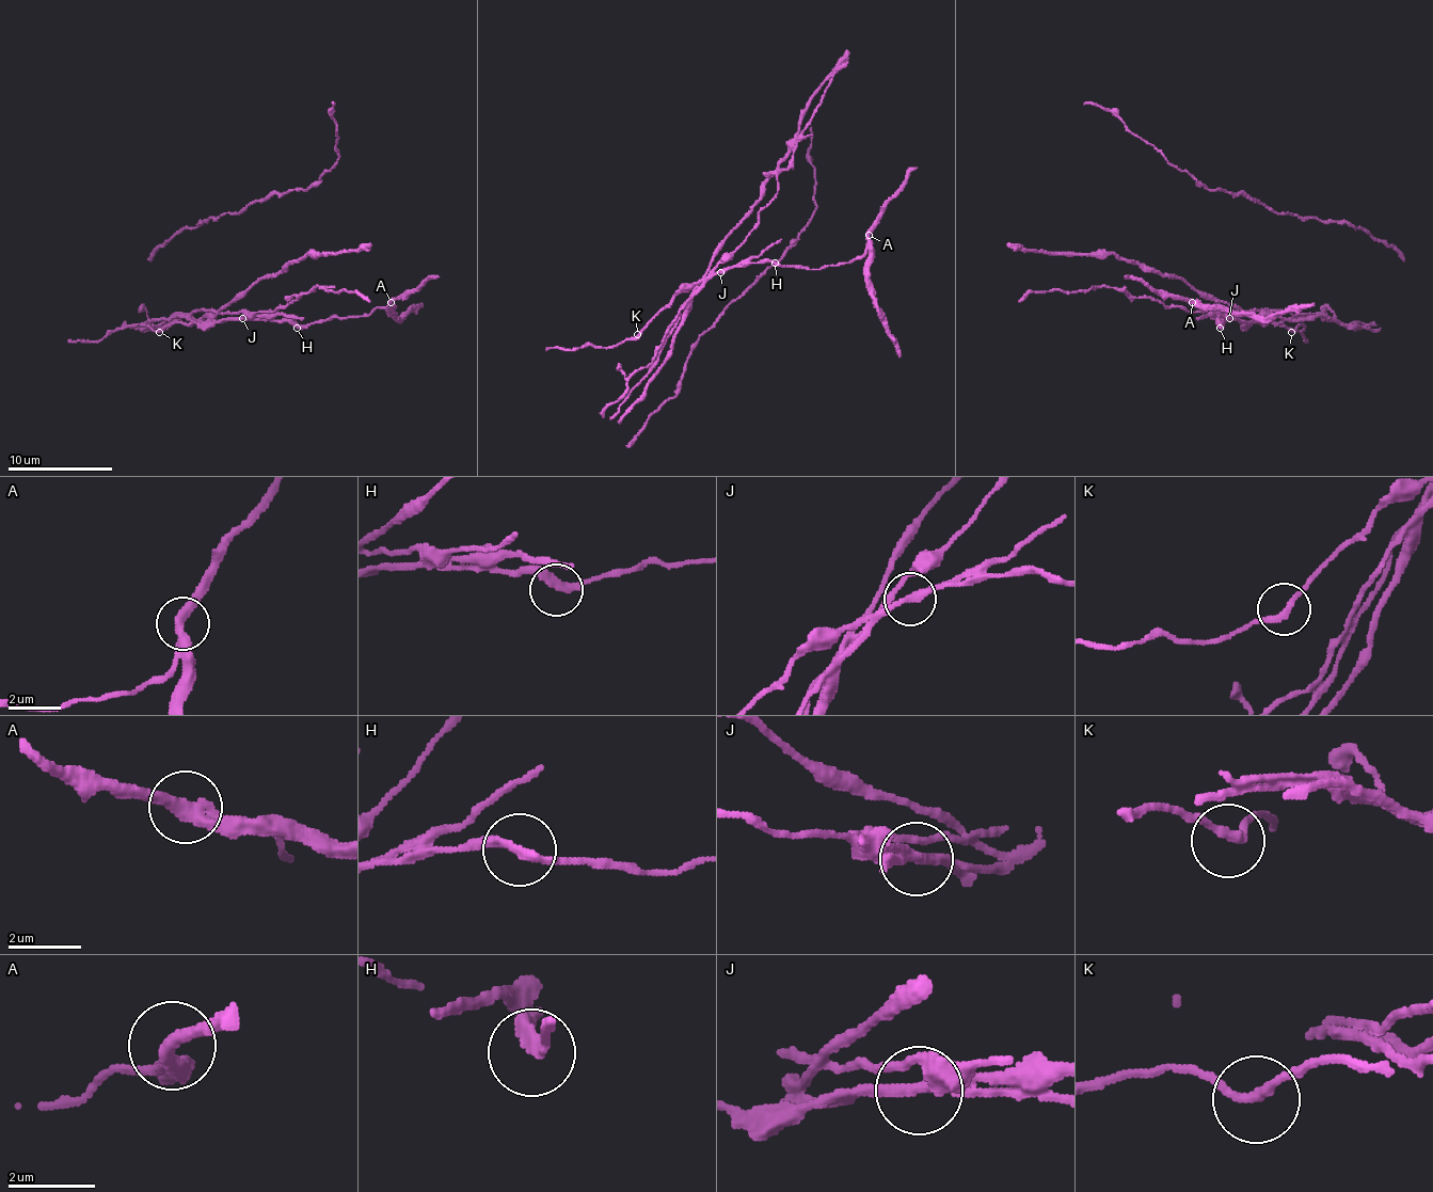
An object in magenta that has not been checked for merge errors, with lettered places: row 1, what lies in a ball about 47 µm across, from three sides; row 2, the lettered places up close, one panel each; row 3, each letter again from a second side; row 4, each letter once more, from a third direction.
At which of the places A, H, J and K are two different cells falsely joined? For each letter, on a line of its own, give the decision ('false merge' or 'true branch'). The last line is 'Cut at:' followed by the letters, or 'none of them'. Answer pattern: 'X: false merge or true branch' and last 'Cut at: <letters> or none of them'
A: false merge
H: true branch
J: false merge
K: true branch
Cut at: A, J

